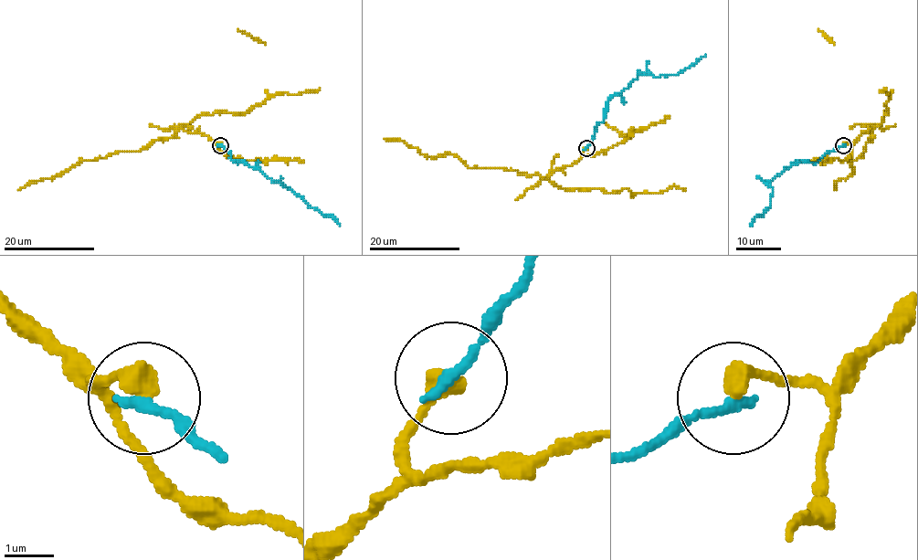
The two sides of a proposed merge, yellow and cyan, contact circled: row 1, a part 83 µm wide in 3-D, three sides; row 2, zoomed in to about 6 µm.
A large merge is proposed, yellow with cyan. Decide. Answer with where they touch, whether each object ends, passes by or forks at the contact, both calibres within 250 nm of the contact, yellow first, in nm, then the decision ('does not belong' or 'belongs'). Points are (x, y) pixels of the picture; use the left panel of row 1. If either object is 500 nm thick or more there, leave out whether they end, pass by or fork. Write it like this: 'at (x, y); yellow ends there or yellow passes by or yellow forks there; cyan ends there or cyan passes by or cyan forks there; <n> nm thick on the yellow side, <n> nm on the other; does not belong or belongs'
at (220, 145); yellow ends there; cyan ends there; 400 nm thick on the yellow side, 260 nm on the other; does not belong

